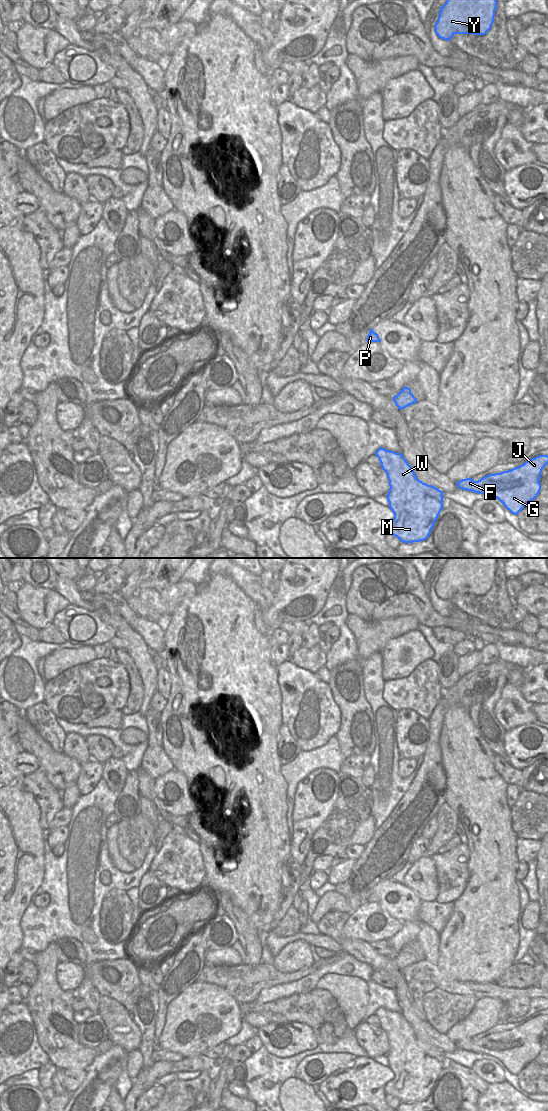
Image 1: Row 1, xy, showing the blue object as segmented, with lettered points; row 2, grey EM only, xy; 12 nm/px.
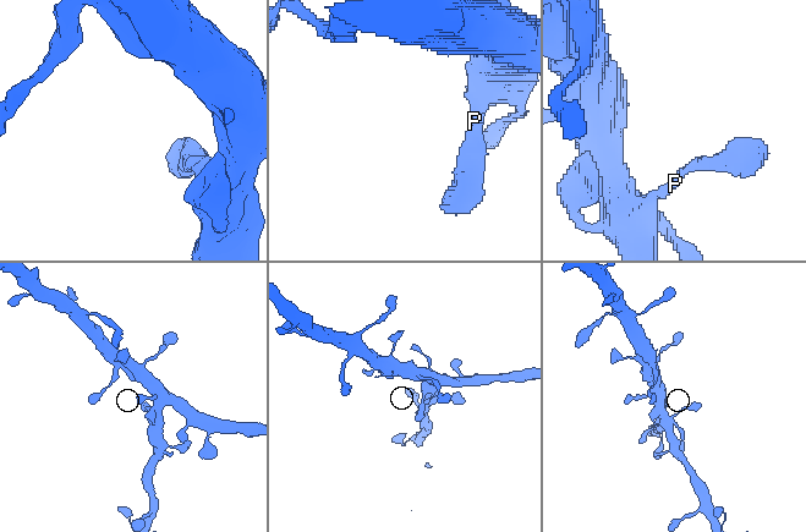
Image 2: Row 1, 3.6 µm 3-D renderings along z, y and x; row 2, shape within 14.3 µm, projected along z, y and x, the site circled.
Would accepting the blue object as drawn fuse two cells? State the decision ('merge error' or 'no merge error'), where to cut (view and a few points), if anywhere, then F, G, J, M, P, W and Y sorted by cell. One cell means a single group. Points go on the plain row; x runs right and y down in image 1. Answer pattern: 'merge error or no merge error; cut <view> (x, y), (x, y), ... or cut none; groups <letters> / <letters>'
no merge error; cut none; groups F G J M P W Y

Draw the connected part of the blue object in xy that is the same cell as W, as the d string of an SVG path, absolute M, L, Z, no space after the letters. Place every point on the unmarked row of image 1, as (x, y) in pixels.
M380 1007L375 1015L379 1018L382 1029L389 1040L389 1052L386 1055L394 1079L385 1086L386 1095L393 1095L401 1102L413 1103L426 1100L443 1069L443 1053L438 1048L420 1041L413 1028L401 1013Z

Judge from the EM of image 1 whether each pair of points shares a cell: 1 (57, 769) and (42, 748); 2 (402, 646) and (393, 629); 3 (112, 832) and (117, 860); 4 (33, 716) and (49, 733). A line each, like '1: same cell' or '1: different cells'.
1: same cell
2: different cells
3: same cell
4: same cell

